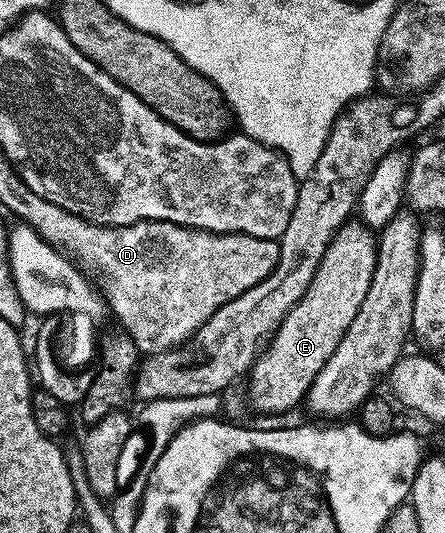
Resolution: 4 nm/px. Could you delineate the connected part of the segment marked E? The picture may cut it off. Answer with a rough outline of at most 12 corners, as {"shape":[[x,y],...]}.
{"shape":[[343,225],[250,370],[250,405],[294,413],[356,321],[379,238]]}

